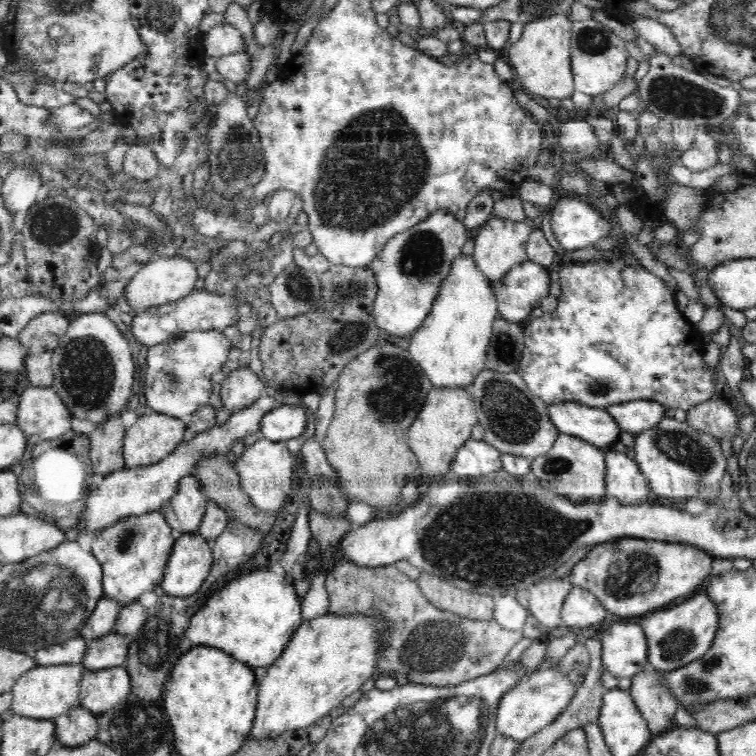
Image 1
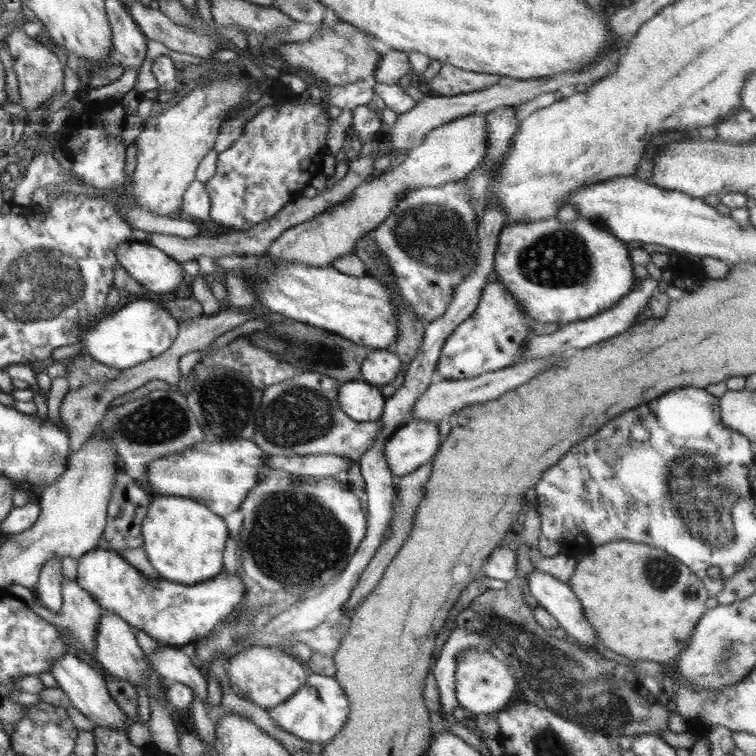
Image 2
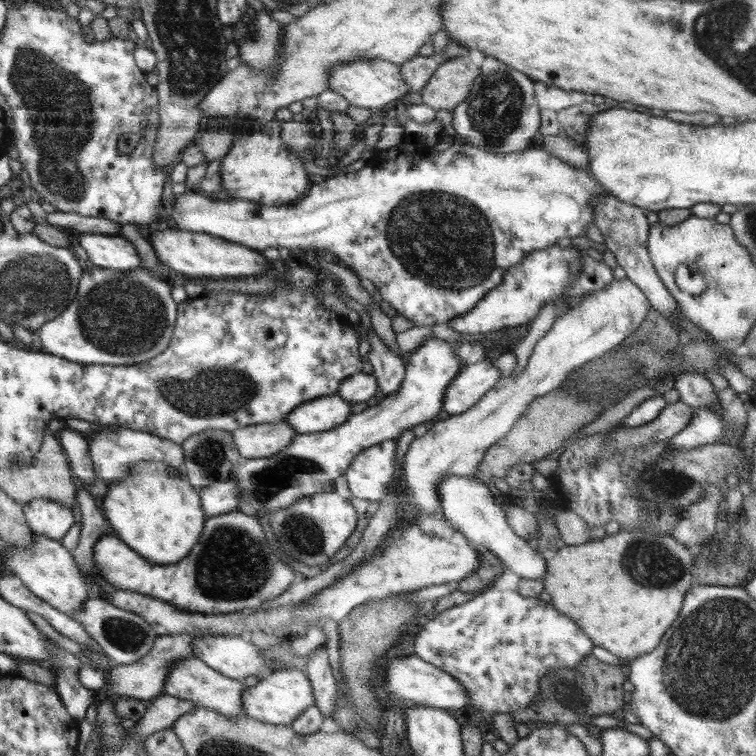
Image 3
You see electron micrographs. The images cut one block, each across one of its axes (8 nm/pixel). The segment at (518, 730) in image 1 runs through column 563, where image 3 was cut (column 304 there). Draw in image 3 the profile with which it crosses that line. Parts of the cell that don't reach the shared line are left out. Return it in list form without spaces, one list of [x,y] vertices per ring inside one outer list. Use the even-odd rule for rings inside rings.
[[[280,669],[262,678],[255,686],[245,687],[242,692],[242,709],[245,716],[263,723],[289,726],[298,714],[302,714],[310,706],[315,706],[312,683],[305,671],[298,669]]]

